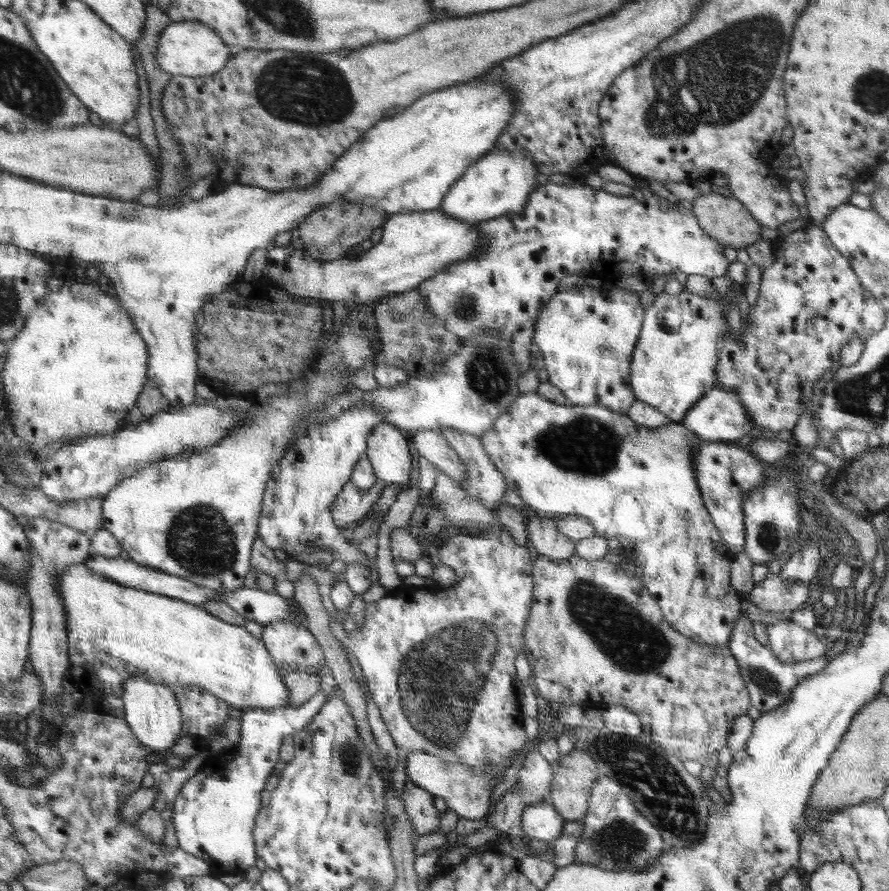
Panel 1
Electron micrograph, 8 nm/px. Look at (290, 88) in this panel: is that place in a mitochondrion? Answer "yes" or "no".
yes

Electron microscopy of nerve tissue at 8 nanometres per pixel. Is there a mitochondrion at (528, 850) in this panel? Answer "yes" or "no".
no

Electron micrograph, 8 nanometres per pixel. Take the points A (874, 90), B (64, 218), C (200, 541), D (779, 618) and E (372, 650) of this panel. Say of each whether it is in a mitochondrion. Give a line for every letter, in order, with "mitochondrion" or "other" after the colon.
A: mitochondrion
B: other
C: mitochondrion
D: other
E: other

